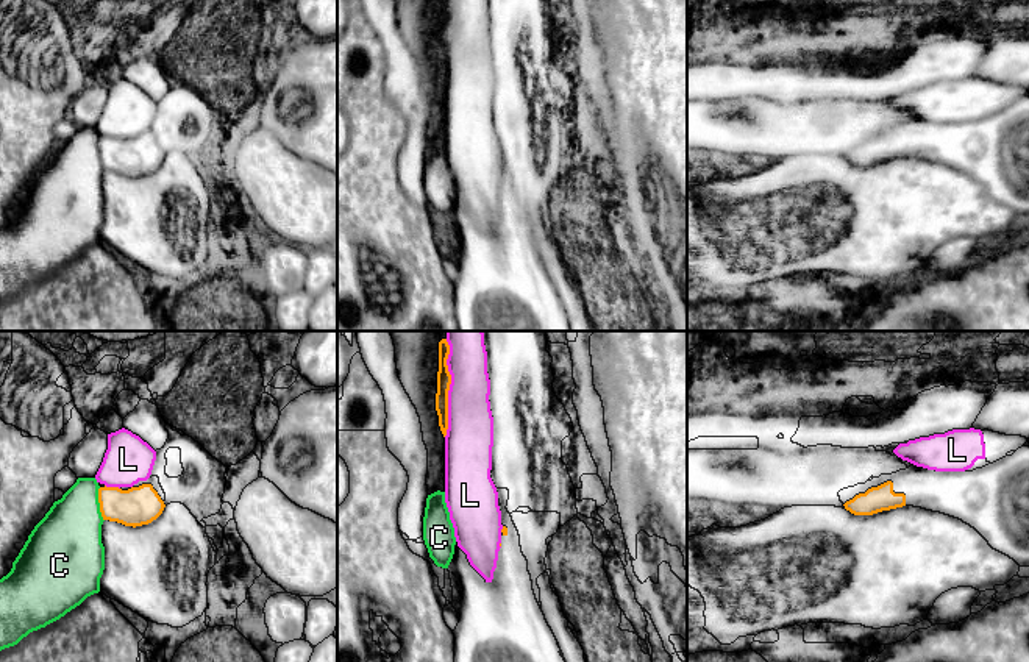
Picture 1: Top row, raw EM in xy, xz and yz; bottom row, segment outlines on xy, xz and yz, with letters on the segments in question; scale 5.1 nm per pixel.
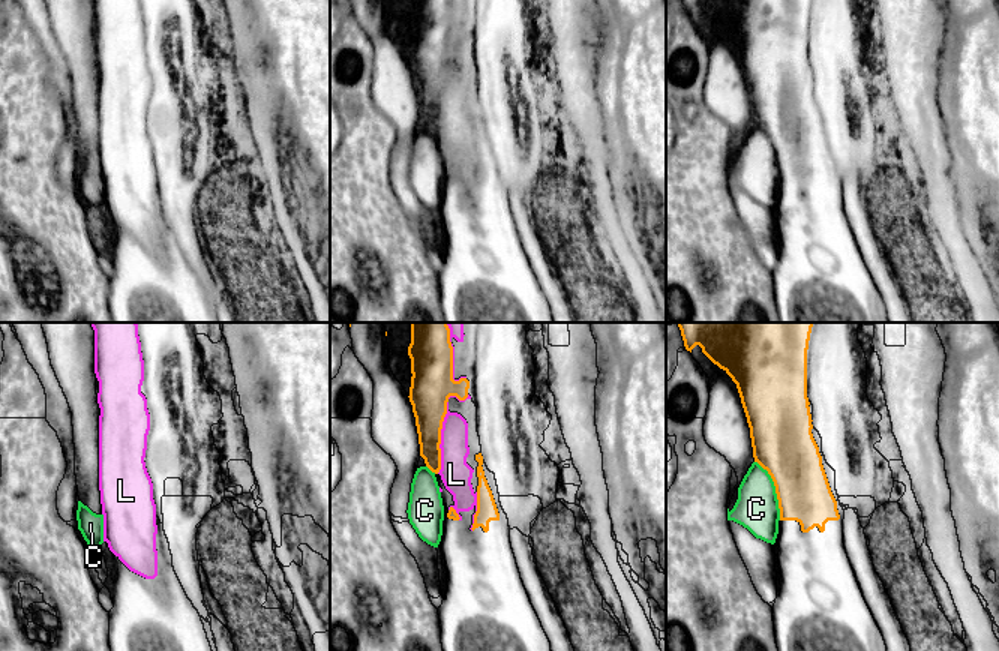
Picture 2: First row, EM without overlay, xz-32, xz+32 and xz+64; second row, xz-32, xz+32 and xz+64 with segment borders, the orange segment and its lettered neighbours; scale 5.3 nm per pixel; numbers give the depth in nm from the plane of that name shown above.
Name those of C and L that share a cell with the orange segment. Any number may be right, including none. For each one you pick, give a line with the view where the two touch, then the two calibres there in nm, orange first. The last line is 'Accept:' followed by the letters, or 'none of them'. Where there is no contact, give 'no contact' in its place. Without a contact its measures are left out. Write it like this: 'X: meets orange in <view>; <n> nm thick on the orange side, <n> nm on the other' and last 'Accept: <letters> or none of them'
Accept: none of them

